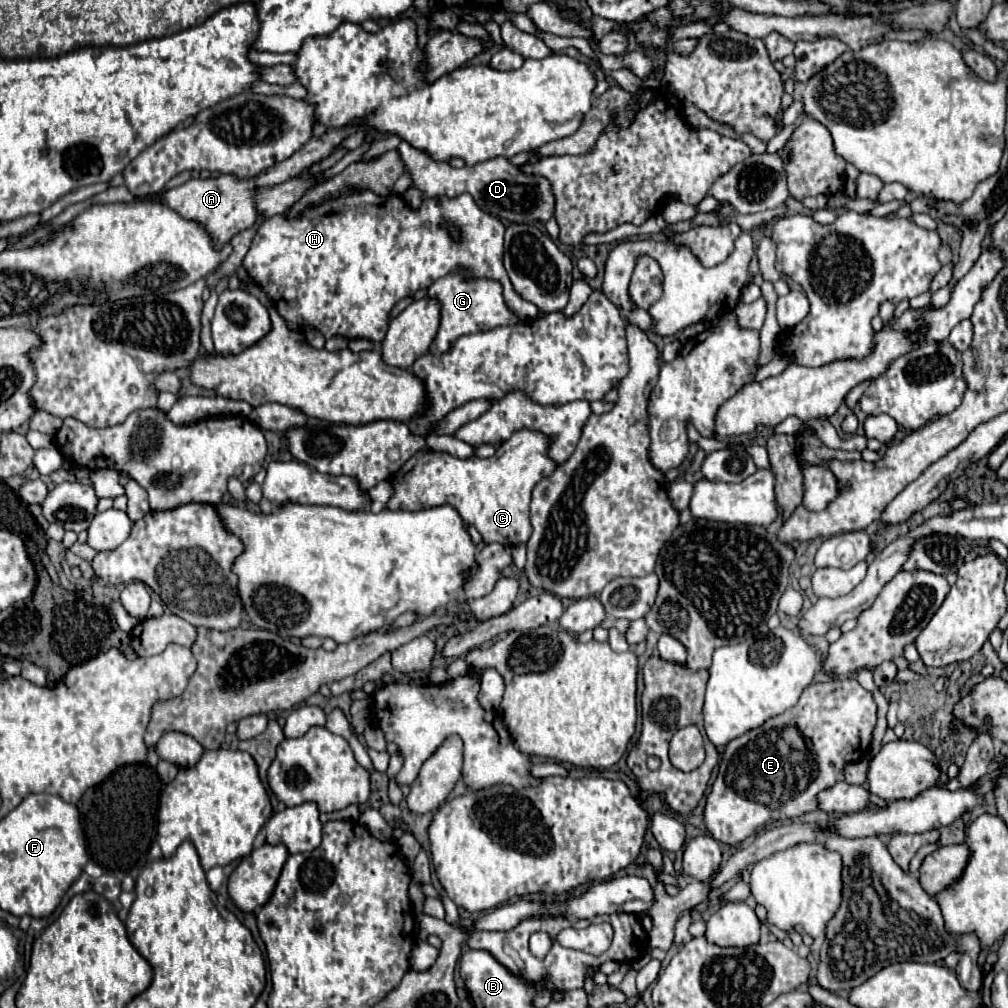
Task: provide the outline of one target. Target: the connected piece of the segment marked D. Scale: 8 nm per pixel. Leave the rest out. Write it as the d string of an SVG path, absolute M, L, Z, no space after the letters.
M400 143L396 147L404 169L412 177L412 187L416 187L422 197L458 197L462 193L470 193L476 205L482 211L488 211L494 217L512 221L512 223L532 223L532 221L548 221L554 215L554 197L550 191L550 183L544 177L530 177L518 171L506 157L494 157L472 167L454 169L448 163L432 161L426 153L410 147L408 143Z

